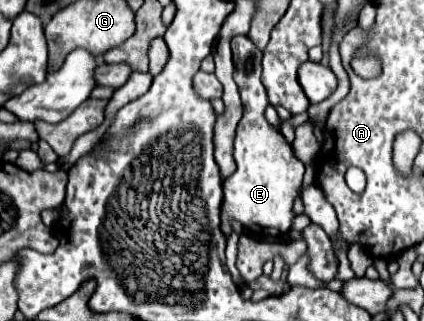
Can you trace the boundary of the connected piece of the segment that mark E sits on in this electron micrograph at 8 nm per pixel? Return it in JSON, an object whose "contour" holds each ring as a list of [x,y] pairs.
{"contour":[[[233,36],[231,50],[235,64],[233,78],[241,94],[243,118],[235,136],[237,170],[223,184],[225,202],[221,210],[221,230],[231,230],[231,220],[235,218],[247,230],[254,229],[259,237],[282,237],[291,230],[295,218],[293,200],[299,196],[305,166],[295,158],[285,138],[265,120],[265,108],[269,100],[265,86],[261,84],[261,50],[247,36]]]}

